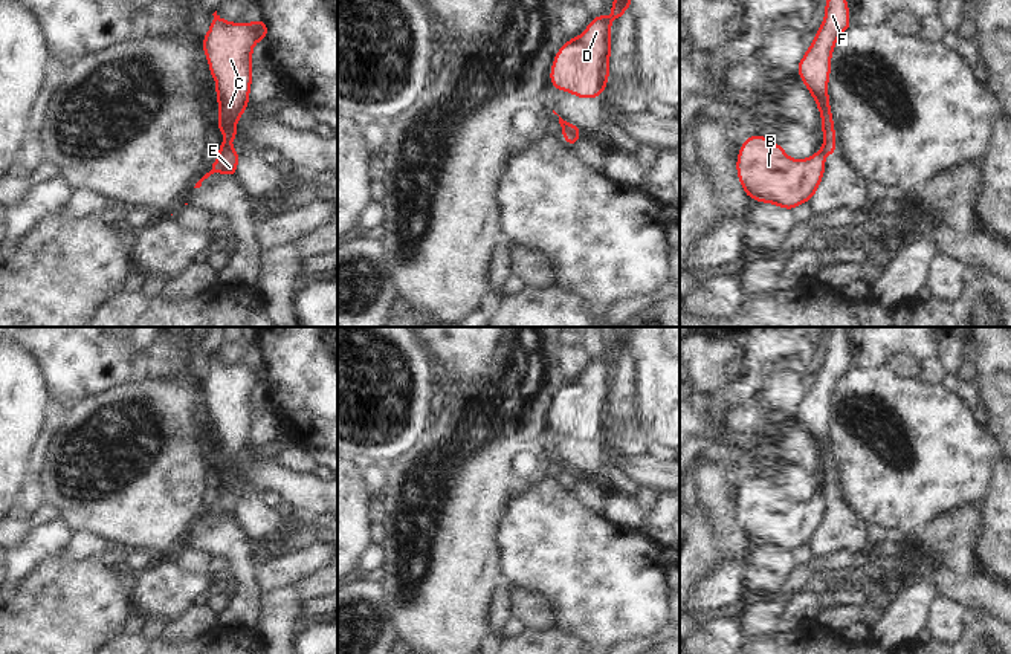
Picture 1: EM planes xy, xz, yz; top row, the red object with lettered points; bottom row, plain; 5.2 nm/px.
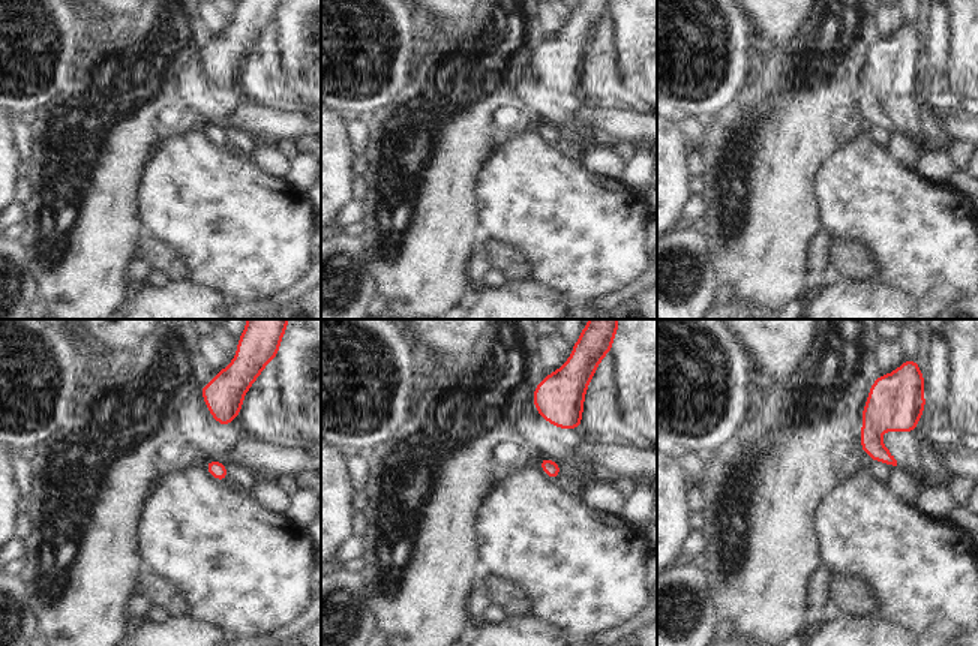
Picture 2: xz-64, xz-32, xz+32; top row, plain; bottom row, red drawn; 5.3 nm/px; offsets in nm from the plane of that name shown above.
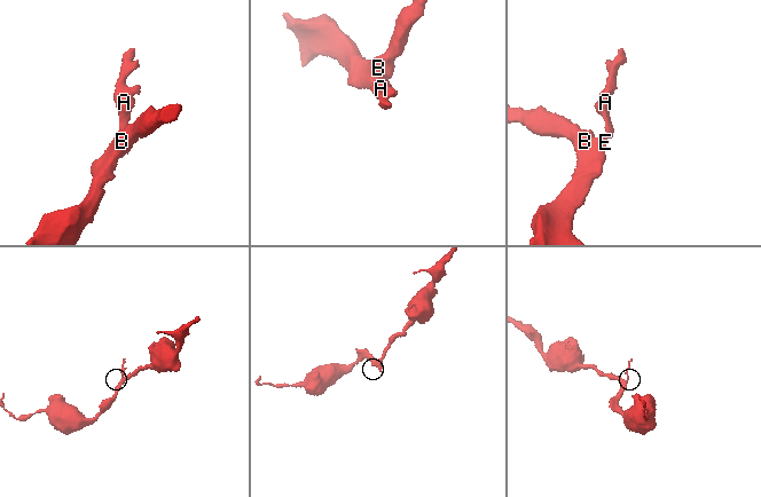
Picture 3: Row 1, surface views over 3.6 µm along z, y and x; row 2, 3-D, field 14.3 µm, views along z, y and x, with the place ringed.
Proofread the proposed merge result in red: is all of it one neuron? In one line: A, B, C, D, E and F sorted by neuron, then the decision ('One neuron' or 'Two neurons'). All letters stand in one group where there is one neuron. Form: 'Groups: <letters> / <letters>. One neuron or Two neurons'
Groups: A C F / B D E. Two neurons

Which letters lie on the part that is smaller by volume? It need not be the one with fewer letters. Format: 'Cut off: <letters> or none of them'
Cut off: A, C, F

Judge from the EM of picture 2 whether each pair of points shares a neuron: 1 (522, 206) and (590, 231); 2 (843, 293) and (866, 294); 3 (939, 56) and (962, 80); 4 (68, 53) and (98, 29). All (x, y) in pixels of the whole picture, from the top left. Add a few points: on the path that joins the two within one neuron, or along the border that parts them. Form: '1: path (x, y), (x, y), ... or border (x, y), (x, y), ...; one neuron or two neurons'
1: path (539, 206), (554, 209), (573, 225); one neuron
2: path (849, 294), (860, 294); one neuron
3: border (951, 30), (951, 66), (947, 75); two neurons
4: border (74, 15), (83, 39); two neurons

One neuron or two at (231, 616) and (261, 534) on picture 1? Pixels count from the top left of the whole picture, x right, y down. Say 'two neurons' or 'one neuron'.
two neurons

